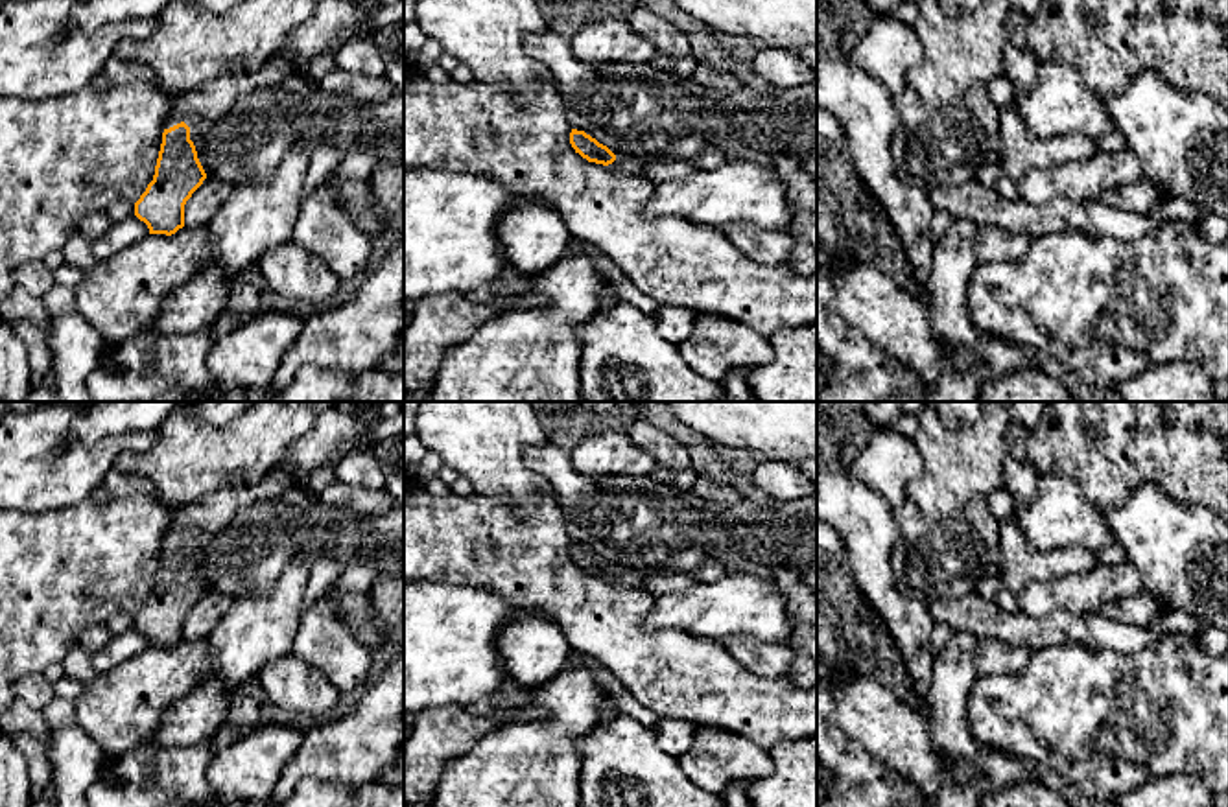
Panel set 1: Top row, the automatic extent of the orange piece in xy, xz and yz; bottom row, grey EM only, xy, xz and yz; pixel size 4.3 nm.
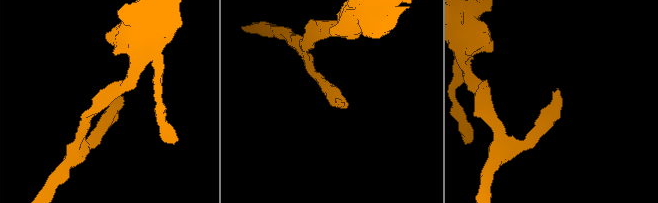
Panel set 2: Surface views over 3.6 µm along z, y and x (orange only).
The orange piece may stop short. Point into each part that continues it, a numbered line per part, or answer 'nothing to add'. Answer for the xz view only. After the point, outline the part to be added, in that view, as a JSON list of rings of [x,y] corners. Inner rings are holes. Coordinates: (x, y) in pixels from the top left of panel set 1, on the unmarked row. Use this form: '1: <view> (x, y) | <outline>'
1: xz (627, 577) | [[[625,569],[625,571],[616,571],[612,577],[608,577],[610,582],[629,586],[629,588],[645,588],[645,575]]]

